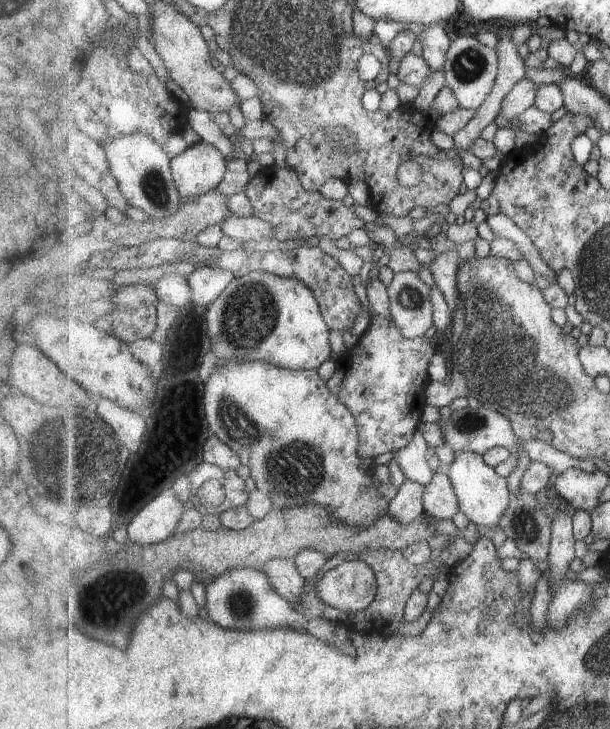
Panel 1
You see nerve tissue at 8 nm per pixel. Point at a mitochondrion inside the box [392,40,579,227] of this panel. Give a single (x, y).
(470, 63)

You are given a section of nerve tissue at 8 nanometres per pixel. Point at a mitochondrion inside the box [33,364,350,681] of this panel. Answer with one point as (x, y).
(84, 438)

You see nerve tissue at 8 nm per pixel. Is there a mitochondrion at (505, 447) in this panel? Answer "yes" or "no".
no

